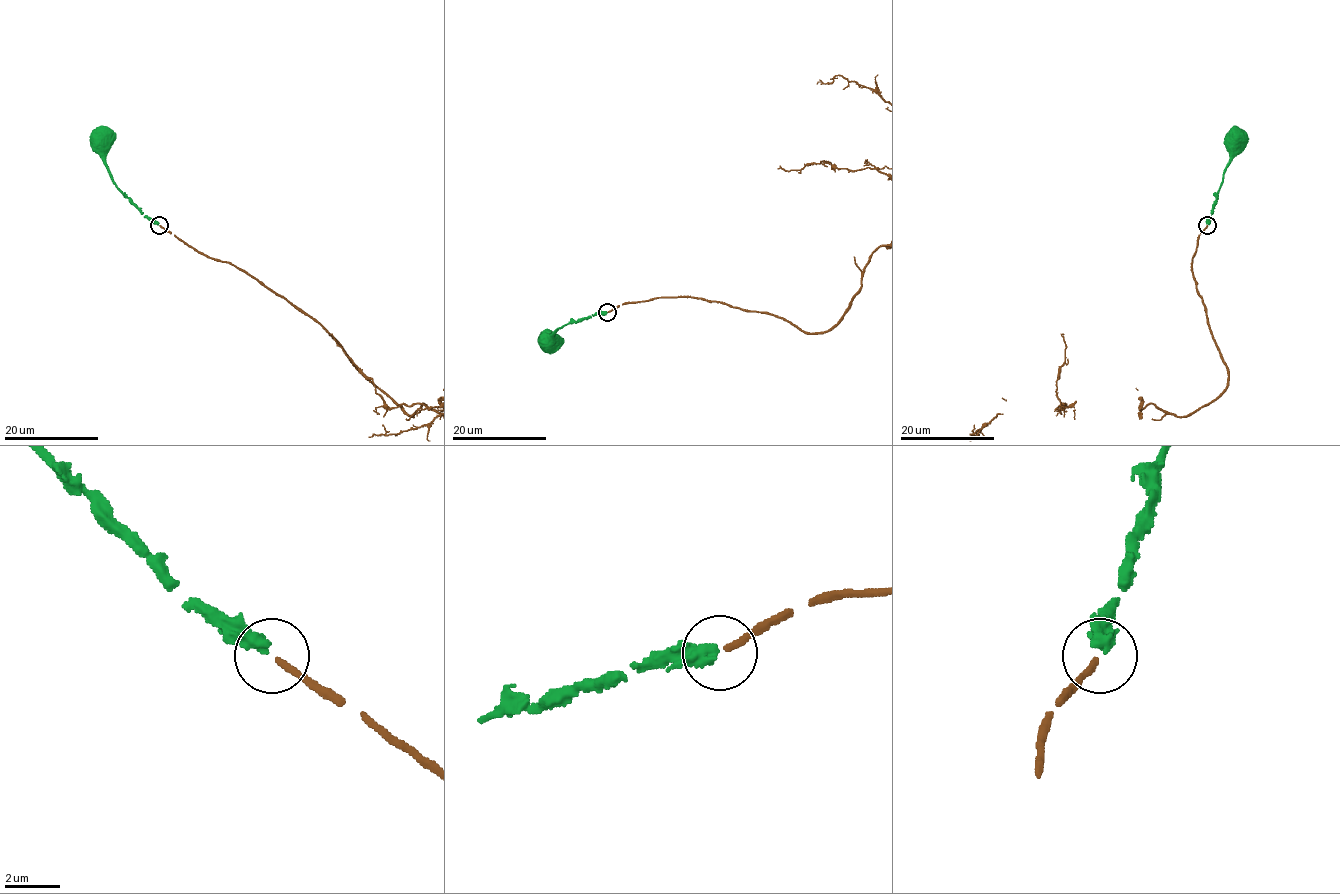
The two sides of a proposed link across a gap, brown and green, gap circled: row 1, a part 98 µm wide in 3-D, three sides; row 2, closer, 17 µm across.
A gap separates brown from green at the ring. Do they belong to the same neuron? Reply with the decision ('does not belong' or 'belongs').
does not belong

